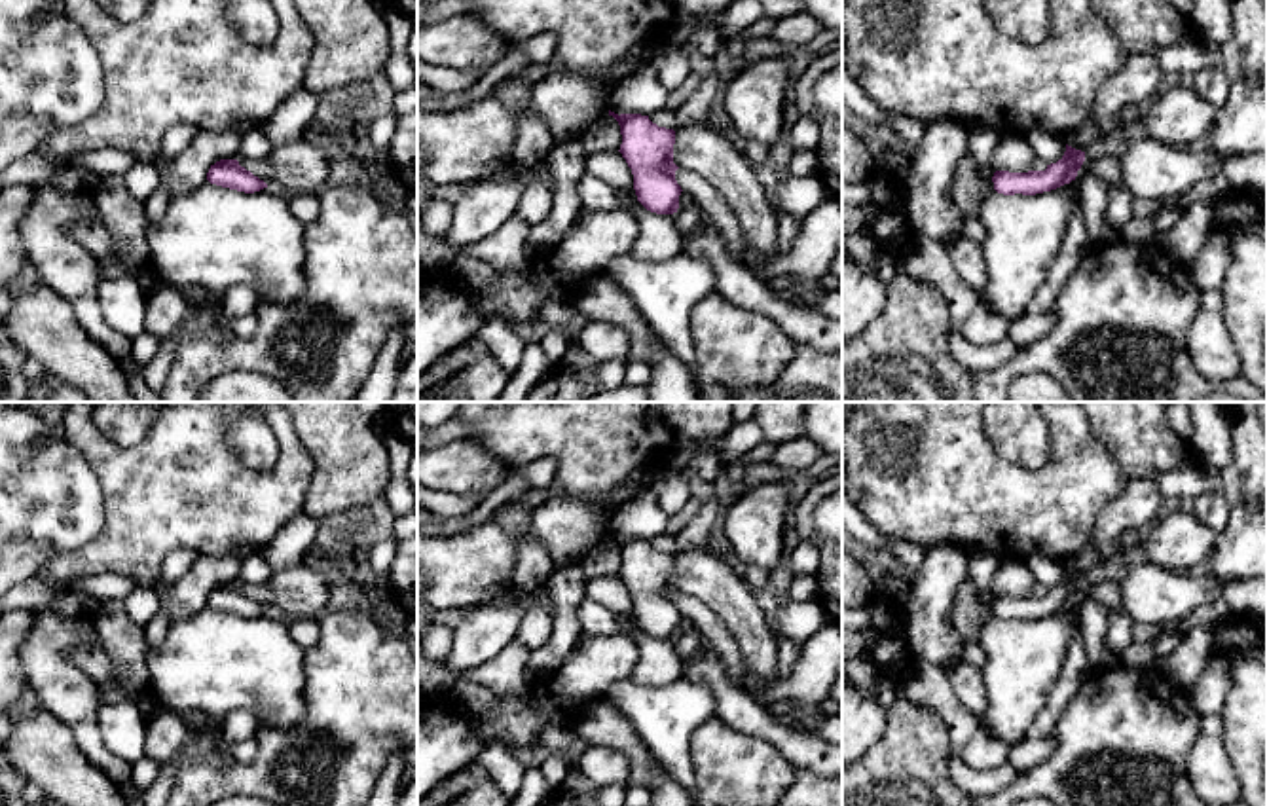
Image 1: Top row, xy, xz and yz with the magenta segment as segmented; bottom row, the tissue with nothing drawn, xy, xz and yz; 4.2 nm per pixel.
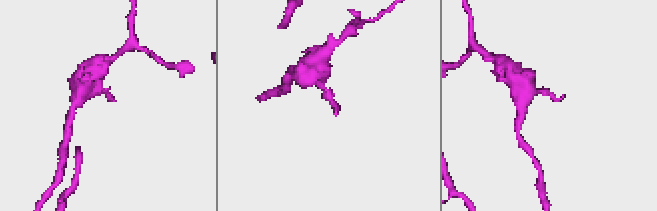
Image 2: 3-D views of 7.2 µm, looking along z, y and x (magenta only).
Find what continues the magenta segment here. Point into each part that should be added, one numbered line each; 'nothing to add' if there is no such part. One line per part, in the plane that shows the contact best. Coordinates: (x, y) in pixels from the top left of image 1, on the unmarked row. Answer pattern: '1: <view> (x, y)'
nothing to add

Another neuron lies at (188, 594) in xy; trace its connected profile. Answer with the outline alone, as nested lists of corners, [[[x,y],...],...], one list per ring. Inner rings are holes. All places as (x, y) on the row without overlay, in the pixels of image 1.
[[[199,554],[192,569],[173,582],[167,605],[171,618],[184,618],[207,605],[209,594],[220,584],[239,584],[241,559],[235,556]]]

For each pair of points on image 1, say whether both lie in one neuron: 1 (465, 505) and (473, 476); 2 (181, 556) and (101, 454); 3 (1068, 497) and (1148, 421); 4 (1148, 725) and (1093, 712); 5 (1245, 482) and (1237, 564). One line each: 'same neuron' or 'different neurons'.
1: different neurons
2: different neurons
3: different neurons
4: same neuron
5: same neuron

